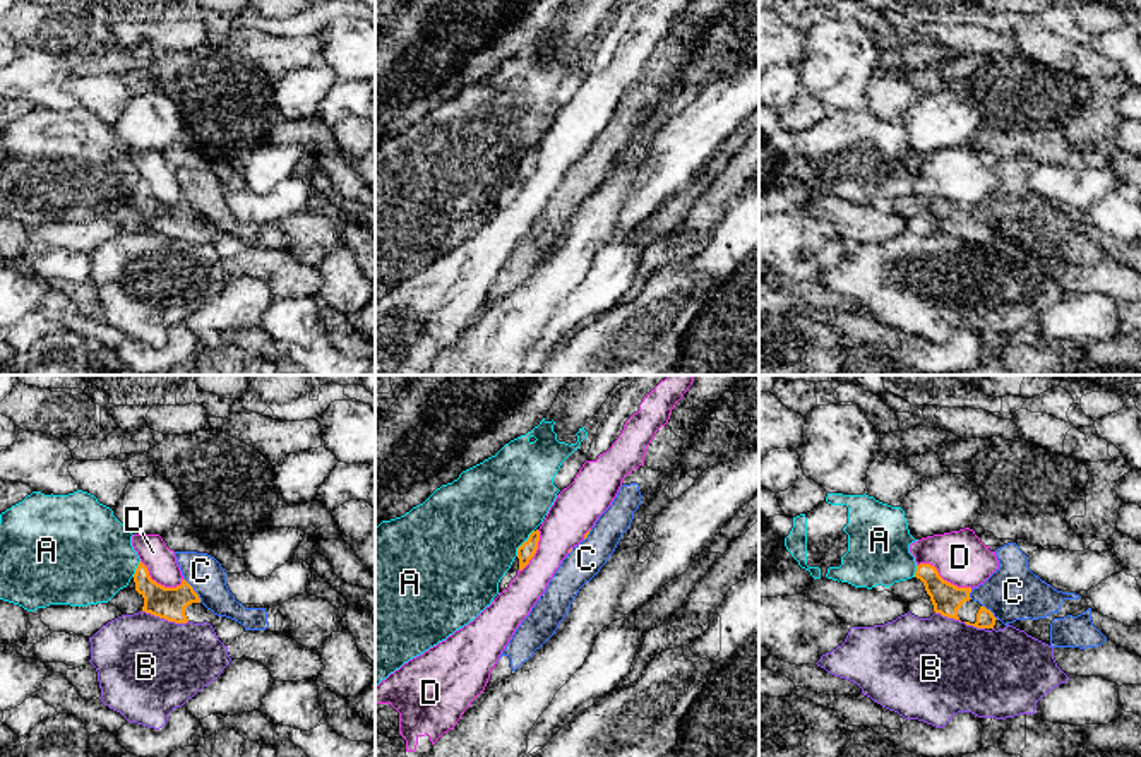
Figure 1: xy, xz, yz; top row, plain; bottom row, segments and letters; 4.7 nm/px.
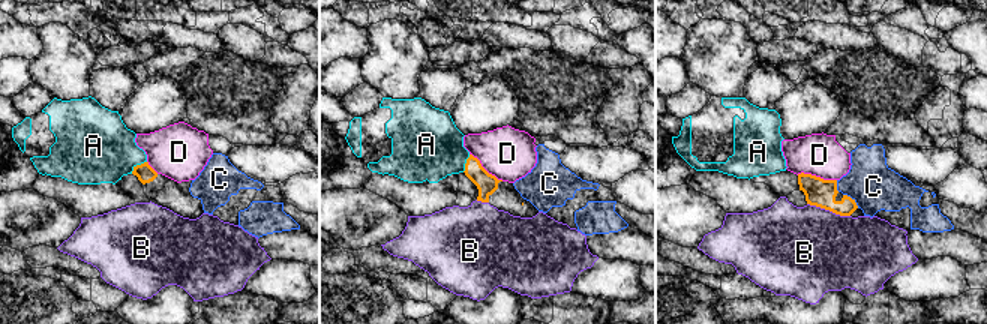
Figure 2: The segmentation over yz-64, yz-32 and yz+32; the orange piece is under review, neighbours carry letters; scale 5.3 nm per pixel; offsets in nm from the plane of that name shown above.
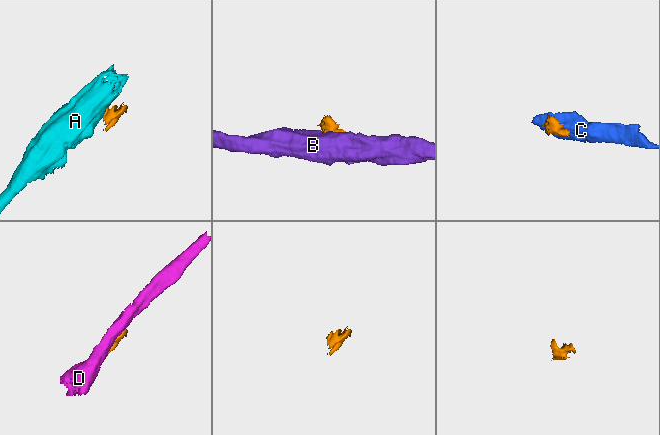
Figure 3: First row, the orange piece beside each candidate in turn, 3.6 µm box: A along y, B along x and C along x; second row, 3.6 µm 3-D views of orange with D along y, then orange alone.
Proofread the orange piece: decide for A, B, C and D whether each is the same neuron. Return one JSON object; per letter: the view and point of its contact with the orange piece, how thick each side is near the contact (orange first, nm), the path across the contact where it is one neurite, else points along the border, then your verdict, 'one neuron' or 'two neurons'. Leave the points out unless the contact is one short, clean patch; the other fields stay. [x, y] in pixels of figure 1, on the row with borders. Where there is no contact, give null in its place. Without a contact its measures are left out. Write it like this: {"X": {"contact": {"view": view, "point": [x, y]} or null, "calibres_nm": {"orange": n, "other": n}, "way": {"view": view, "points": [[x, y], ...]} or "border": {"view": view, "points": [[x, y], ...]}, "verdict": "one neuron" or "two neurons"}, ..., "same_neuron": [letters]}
{"A": {"contact": {"view": "xz", "point": [523, 543]}, "calibres_nm": {"orange": 80, "other": 460}, "border": {"view": "xz", "points": [[533, 530], [516, 555]]}, "verdict": "two neurons"}, "B": {"contact": {"view": "xy", "point": [165, 619]}, "calibres_nm": {"orange": 150, "other": 460}, "border": {"view": "xy", "points": [[143, 610], [168, 620], [187, 622]]}, "verdict": "two neurons"}, "C": {"contact": {"view": "xy", "point": [192, 590]}, "calibres_nm": {"orange": 150, "other": 170}, "verdict": "two neurons"}, "D": {"contact": {"view": "yz", "point": [943, 579]}, "calibres_nm": {"orange": 140, "other": 240}, "border": {"view": "yz", "points": [[917, 564], [931, 564], [944, 579], [972, 588]]}, "verdict": "two neurons"}, "same_neuron": []}

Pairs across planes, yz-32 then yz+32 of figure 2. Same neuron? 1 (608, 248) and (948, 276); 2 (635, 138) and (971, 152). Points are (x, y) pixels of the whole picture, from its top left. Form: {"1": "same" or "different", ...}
{"1": "different", "2": "same"}

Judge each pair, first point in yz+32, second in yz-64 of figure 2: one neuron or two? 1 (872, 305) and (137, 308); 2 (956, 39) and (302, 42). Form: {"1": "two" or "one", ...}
{"1": "two", "2": "one"}

